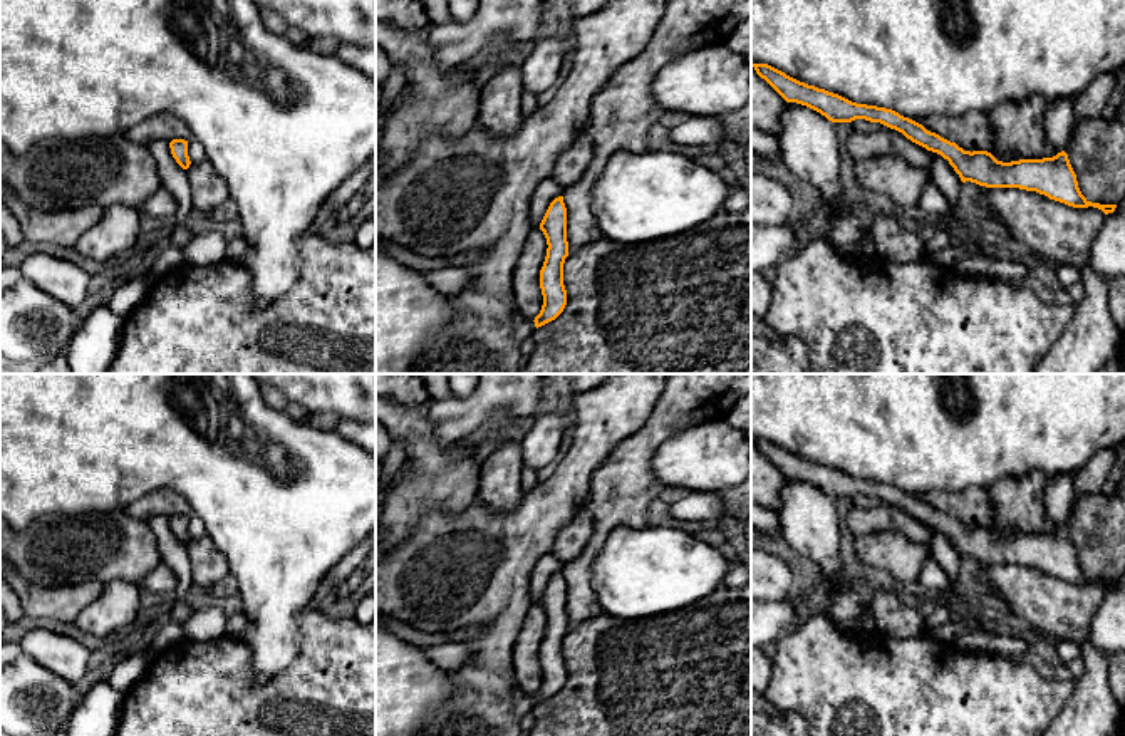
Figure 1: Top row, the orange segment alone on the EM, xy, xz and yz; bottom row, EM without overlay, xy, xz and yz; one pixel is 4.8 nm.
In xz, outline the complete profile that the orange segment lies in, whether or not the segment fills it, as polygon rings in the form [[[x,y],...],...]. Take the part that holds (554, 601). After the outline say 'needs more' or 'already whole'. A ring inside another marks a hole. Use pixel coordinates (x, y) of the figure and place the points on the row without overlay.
[[[563,572],[555,573],[542,599],[540,605],[547,614],[547,632],[540,645],[540,664],[543,671],[543,681],[535,692],[535,702],[542,702],[555,696],[567,681],[567,666],[563,661],[563,639],[568,632],[567,617],[567,583]]] | already whole

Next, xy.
[[[173,515],[169,518],[169,523],[171,523],[171,530],[176,535],[176,538],[183,545],[188,545],[189,540],[191,540],[189,531],[188,531],[188,516],[184,516],[184,515]]] | already whole

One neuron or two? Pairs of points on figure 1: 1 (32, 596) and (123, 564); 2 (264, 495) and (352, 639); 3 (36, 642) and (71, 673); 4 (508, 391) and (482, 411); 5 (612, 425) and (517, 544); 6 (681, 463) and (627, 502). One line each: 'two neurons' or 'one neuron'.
1: two neurons
2: two neurons
3: one neuron
4: one neuron
5: one neuron
6: two neurons

